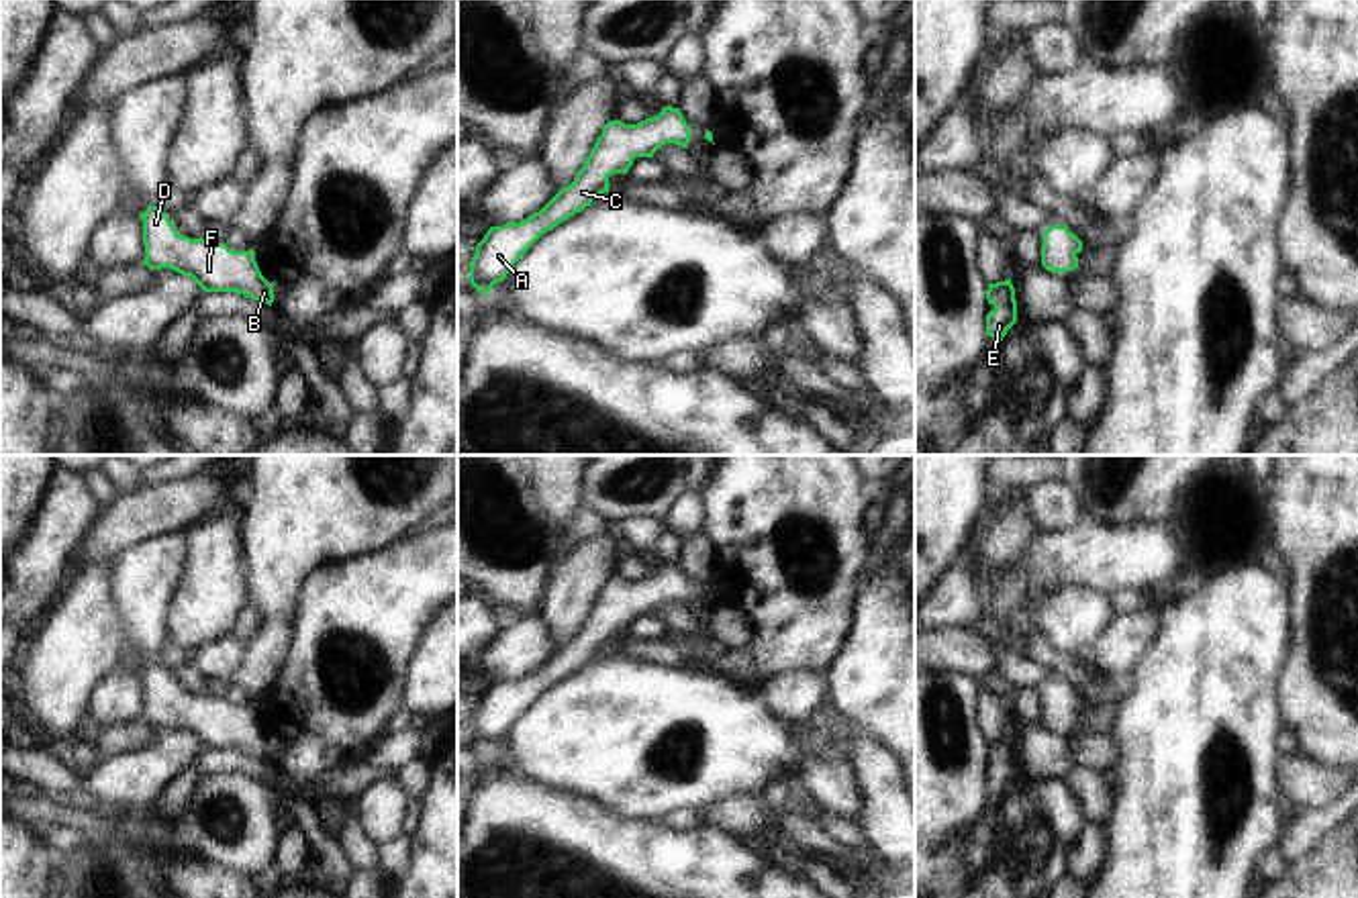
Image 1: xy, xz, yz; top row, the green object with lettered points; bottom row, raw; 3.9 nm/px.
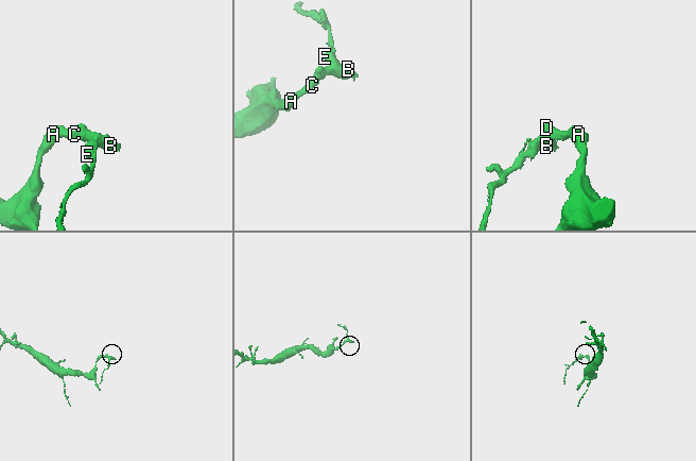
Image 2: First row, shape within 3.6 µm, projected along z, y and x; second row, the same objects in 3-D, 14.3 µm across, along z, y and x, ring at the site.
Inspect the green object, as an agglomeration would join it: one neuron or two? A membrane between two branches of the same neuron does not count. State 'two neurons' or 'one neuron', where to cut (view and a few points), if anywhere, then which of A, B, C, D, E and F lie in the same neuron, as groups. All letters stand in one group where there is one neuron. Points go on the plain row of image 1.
one neuron | no cut | A B C D E F

